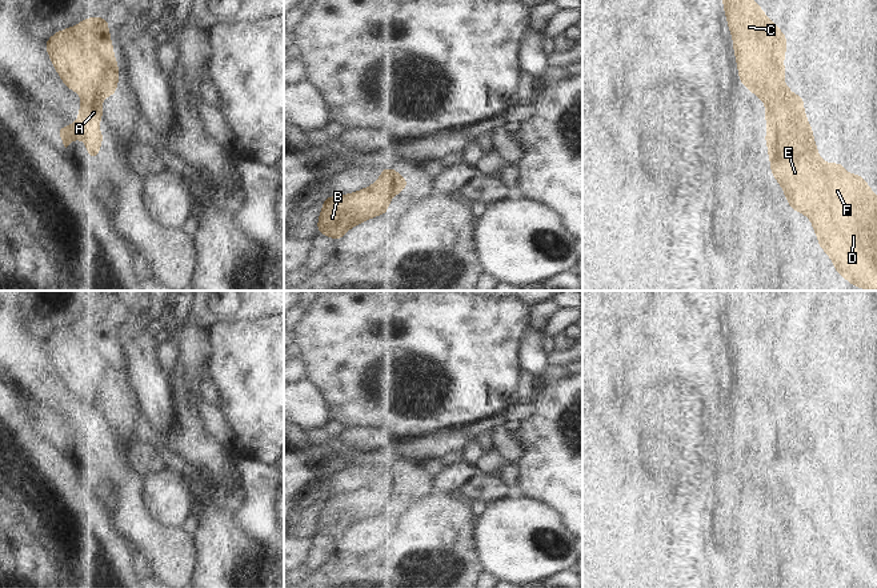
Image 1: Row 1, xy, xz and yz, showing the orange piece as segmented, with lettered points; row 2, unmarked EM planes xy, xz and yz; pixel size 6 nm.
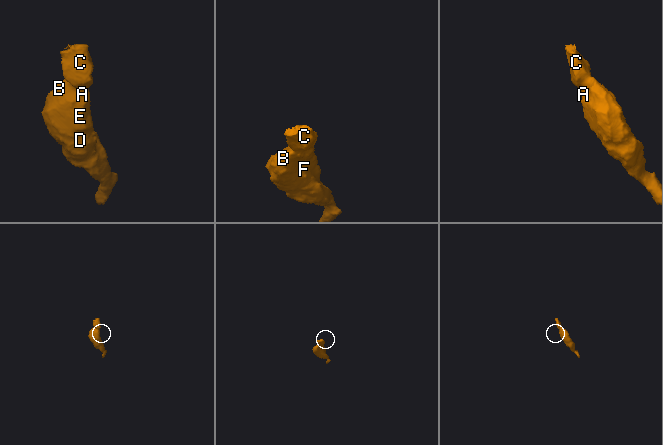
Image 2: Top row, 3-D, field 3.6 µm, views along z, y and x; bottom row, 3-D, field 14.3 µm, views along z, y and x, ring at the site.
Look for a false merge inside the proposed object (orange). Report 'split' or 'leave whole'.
leave whole

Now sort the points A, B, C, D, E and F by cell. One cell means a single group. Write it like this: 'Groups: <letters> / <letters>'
Groups: A B C D E F

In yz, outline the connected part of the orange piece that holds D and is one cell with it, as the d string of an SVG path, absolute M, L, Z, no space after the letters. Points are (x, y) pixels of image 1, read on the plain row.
M721 291L722 305L728 319L728 327L733 337L733 351L738 367L741 383L765 401L768 456L770 471L781 484L792 509L804 512L812 521L818 539L818 545L826 551L834 564L834 569L852 584L865 588L877 588L877 493L860 472L849 472L842 465L842 459L828 463L820 456L814 433L805 413L804 395L794 393L784 381L786 368L786 332L769 317L760 303L746 291Z

